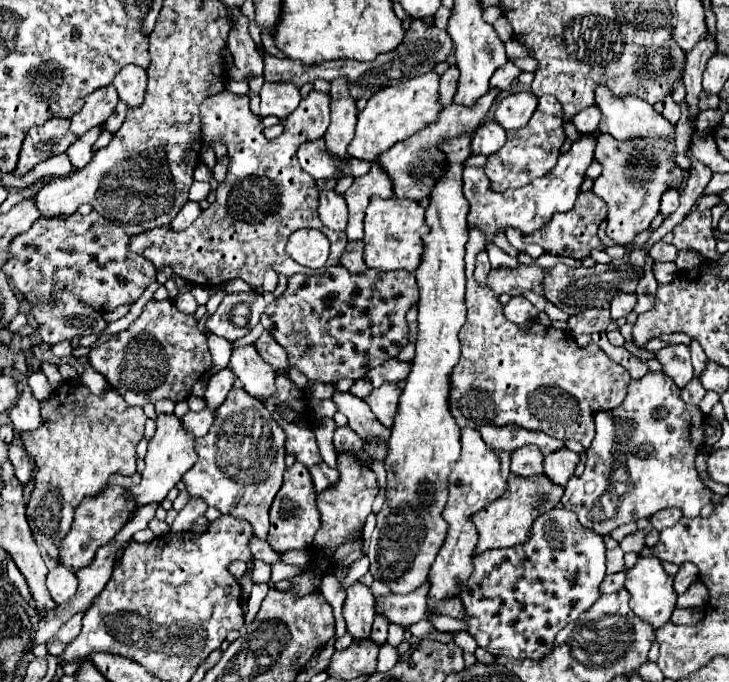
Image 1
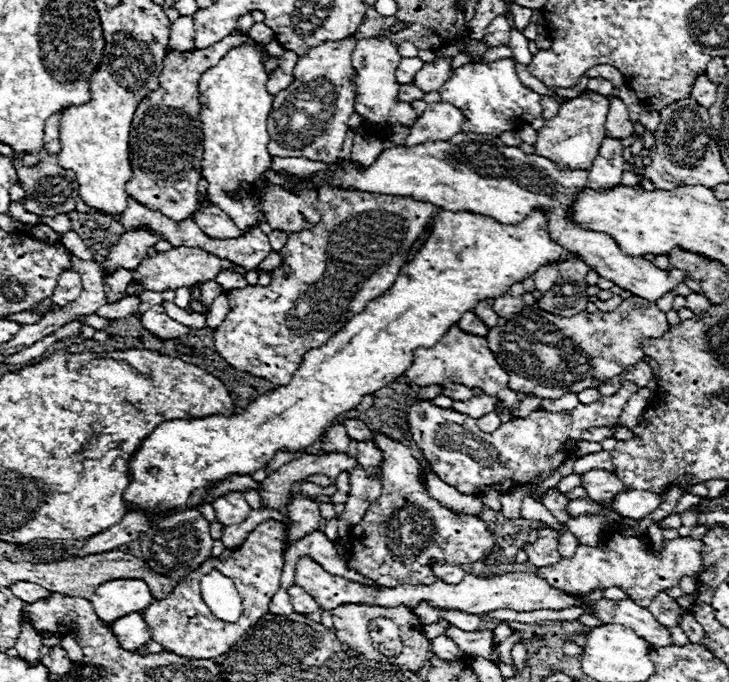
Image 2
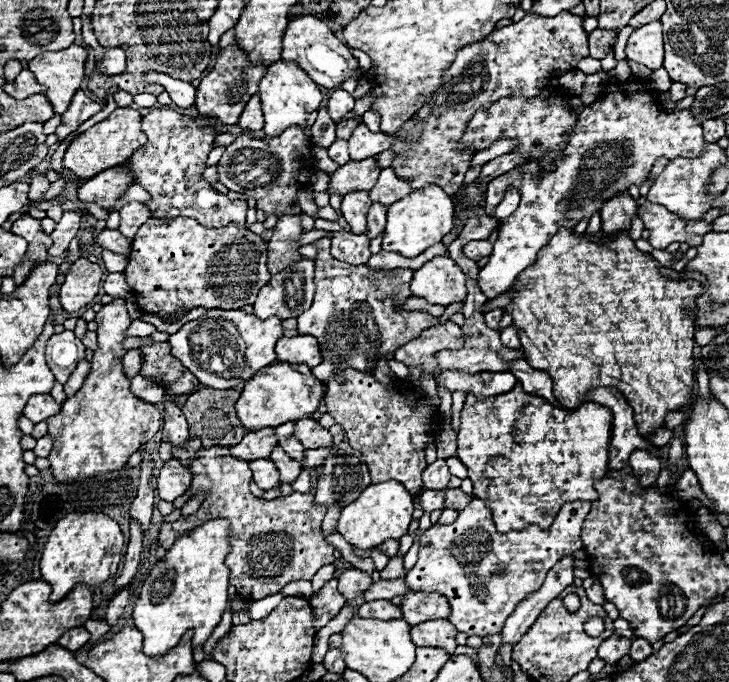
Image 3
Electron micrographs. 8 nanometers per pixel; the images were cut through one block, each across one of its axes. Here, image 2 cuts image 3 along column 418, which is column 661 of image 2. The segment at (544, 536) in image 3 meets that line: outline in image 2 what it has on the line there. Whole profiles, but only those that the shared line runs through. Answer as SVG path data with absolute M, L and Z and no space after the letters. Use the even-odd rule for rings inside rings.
M618 530L618 532L610 532L598 546L580 544L572 558L562 558L562 562L554 566L538 568L536 574L544 578L552 588L562 590L570 596L590 594L596 588L616 586L626 592L628 600L646 608L654 600L654 594L678 586L684 576L698 580L700 570L704 570L702 544L704 544L702 540L694 540L690 536L674 538L674 540L664 538L664 550L656 554L652 546L650 550L646 548L648 544L644 536L628 536L622 530Z

